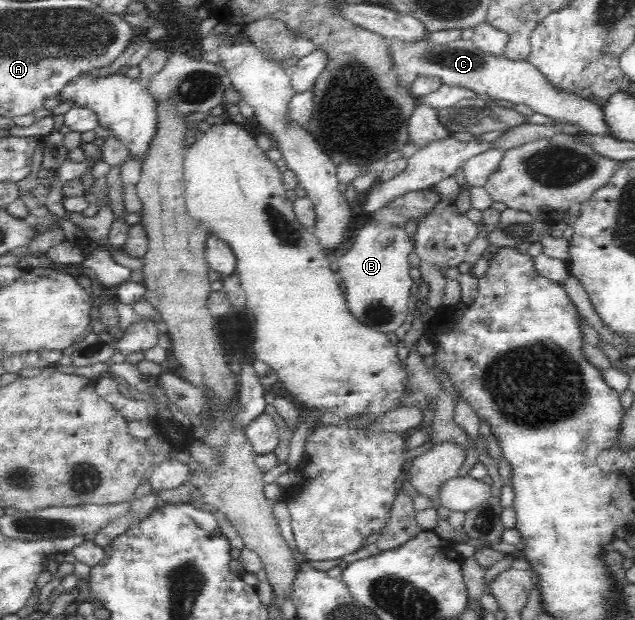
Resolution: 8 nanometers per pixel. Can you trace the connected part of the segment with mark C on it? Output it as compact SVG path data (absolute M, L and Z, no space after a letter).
M463 39L448 45L431 44L429 40L412 43L393 40L389 44L395 69L399 74L417 72L420 75L437 76L443 84L474 91L481 97L526 105L529 113L536 112L542 116L550 116L559 123L574 125L582 134L615 138L604 118L601 105L592 103L571 90L556 88L548 77L527 60L513 61L503 55L489 54L478 49L471 40Z

